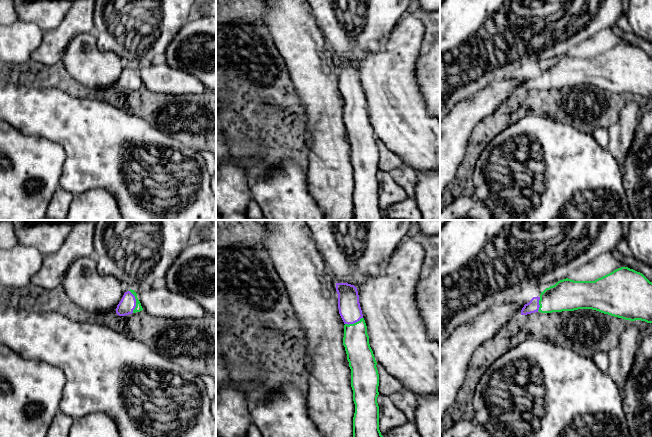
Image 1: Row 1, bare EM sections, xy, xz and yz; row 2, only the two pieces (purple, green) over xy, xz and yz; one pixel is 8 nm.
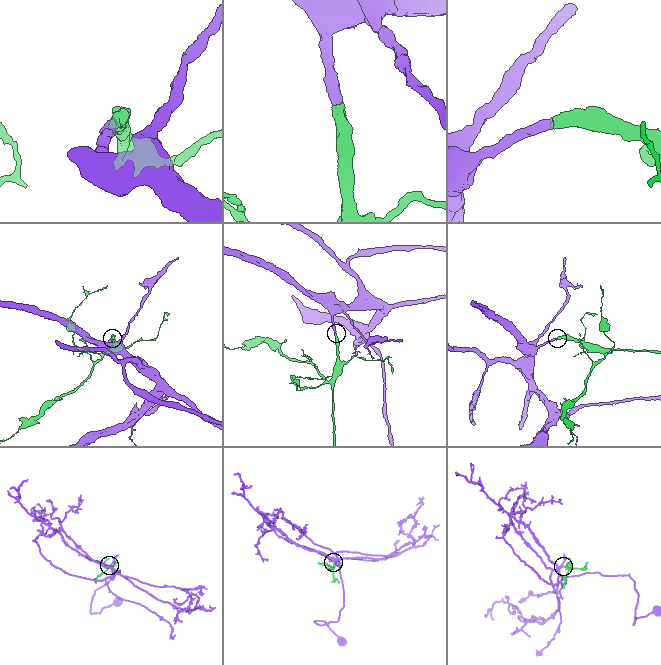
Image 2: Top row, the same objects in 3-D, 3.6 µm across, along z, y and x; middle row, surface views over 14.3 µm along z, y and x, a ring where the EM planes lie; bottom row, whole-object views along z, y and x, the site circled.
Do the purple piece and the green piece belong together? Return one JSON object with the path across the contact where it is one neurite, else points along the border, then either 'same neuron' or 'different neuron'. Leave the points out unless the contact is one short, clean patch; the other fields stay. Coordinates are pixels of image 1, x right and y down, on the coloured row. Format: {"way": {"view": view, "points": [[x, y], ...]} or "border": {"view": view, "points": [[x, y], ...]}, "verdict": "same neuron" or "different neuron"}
{"way": {"view": "xy", "points": [[127, 304], [135, 301], [138, 308]]}, "verdict": "same neuron"}

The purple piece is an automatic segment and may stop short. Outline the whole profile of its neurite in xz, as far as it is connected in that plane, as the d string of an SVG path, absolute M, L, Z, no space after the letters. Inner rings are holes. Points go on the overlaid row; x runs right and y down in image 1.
M336 283L339 314L344 322L343 345L351 369L351 387L355 413L353 417L353 437L383 437L379 430L379 374L377 362L369 344L367 326L359 303L357 288L348 283Z

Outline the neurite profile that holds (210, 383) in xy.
M202 375L201 379L205 384L207 394L210 397L211 401L215 400L216 399L216 379L207 375Z

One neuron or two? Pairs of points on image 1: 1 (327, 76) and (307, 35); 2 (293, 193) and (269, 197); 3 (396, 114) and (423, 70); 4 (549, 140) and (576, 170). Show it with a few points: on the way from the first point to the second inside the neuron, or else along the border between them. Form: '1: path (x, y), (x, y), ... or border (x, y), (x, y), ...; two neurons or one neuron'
1: path (317, 66), (307, 56), (307, 45); one neuron
2: path (287, 193), (275, 193); one neuron
3: border (417, 57), (415, 79), (425, 103); two neurons
4: path (557, 145), (574, 162); one neuron

